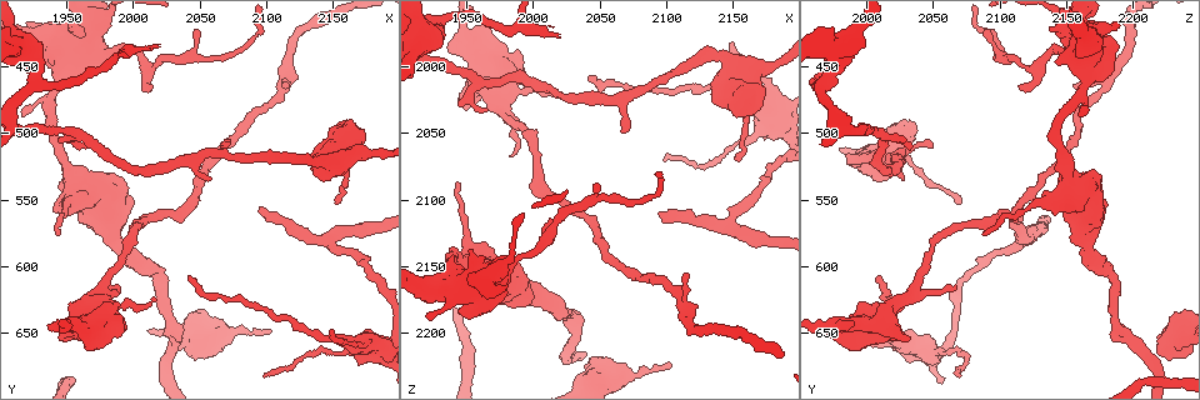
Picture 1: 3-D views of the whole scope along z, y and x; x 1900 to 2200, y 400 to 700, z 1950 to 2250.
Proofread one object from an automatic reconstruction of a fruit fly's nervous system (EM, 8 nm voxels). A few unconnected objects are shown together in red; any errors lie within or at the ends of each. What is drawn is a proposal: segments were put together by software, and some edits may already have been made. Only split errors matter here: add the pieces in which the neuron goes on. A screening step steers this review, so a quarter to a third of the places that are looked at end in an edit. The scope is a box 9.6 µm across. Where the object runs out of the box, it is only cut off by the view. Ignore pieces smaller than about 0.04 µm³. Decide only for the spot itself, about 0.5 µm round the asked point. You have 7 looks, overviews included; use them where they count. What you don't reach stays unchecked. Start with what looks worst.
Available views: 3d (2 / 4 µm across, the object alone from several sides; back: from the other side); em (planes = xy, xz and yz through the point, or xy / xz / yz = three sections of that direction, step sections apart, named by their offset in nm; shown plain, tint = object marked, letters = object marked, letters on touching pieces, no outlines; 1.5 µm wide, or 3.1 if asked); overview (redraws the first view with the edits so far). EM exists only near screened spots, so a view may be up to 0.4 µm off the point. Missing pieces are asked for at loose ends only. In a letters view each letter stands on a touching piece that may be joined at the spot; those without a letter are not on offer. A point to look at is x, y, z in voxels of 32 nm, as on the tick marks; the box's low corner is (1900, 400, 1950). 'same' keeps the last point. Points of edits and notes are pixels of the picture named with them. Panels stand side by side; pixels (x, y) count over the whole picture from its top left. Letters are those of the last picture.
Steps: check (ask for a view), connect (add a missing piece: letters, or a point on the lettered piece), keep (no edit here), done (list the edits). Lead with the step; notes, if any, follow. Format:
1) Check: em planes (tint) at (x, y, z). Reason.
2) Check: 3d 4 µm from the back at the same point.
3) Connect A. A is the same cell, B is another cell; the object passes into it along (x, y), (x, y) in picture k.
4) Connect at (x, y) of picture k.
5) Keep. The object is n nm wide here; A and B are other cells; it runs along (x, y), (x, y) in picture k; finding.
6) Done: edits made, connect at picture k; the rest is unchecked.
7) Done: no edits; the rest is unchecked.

Check: 3d 2 µm from the back at (2018, 434, 1980). An open end.

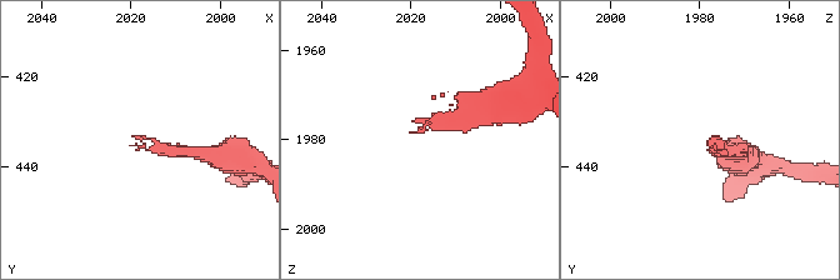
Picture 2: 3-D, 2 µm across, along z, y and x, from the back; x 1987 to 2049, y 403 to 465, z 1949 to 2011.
Check: em planes (letters) at (2018, 433, 1978). Now the EM.

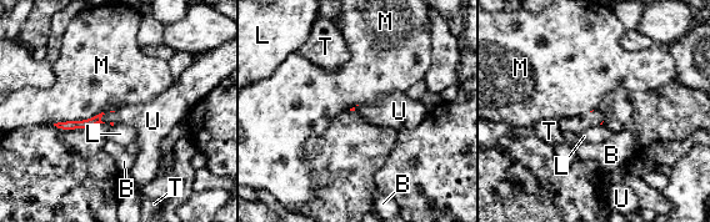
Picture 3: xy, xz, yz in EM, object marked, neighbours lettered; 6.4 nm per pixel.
Connect U. U is the same cell, B, L, M and T are other cells; it goes on there.

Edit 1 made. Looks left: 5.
Check: overview.

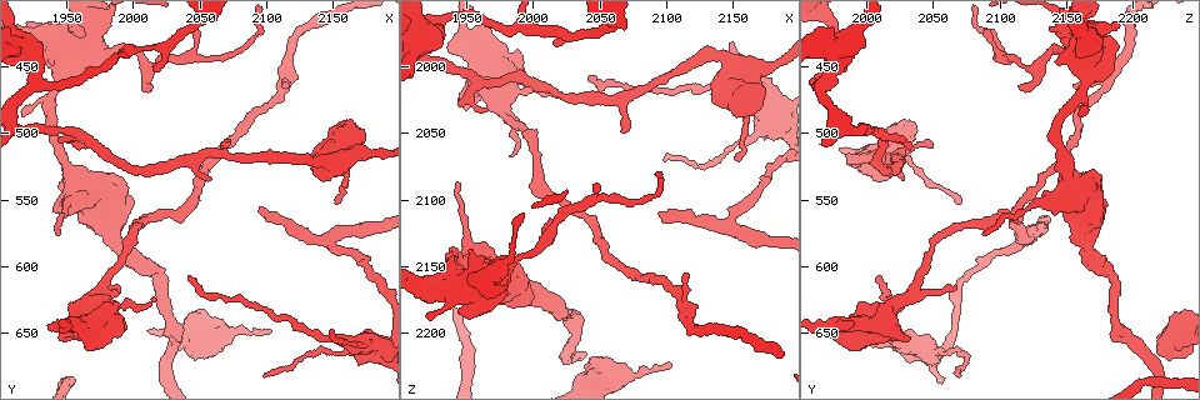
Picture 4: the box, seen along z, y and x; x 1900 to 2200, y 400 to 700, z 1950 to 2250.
Check: em planes (letters) at (2102, 648, 2222). Thin end.

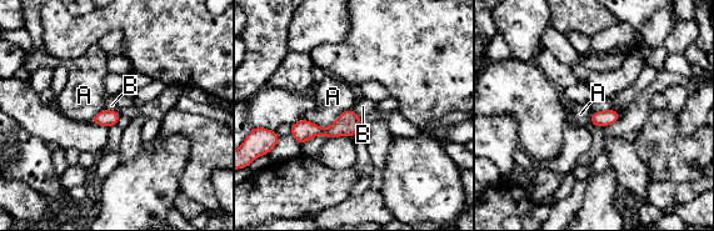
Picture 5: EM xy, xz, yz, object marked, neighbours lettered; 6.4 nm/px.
Keep. The object is 100 nm wide here; the longest contact is with A, 320 nm; A and B are other cells; no lettered piece goes on from it.

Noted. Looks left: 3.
Check: em planes (letters) at (1950, 656, 2032). Thick end.

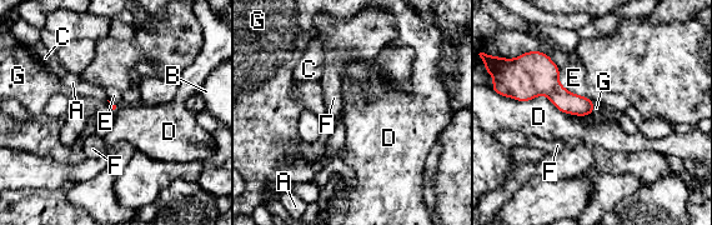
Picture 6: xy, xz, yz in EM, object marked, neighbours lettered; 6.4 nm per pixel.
Keep. The longest contact is with D, 500 nm; A, B, C, D, E, F and G are other cells; a border runs along (509, 96), (545, 95), (582, 116) in picture 6; no lettered piece goes on from it.

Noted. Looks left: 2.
Done: edits made, connect at picture 3; the rest is unchecked.

